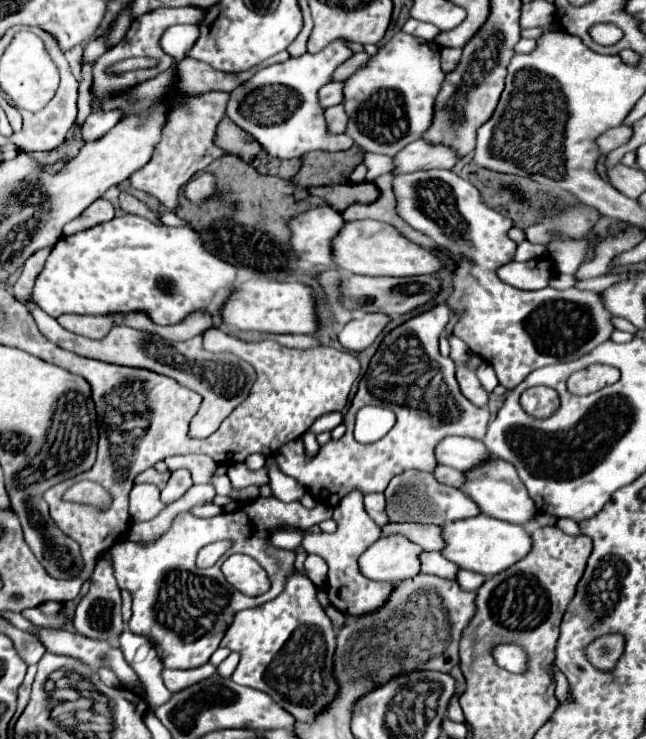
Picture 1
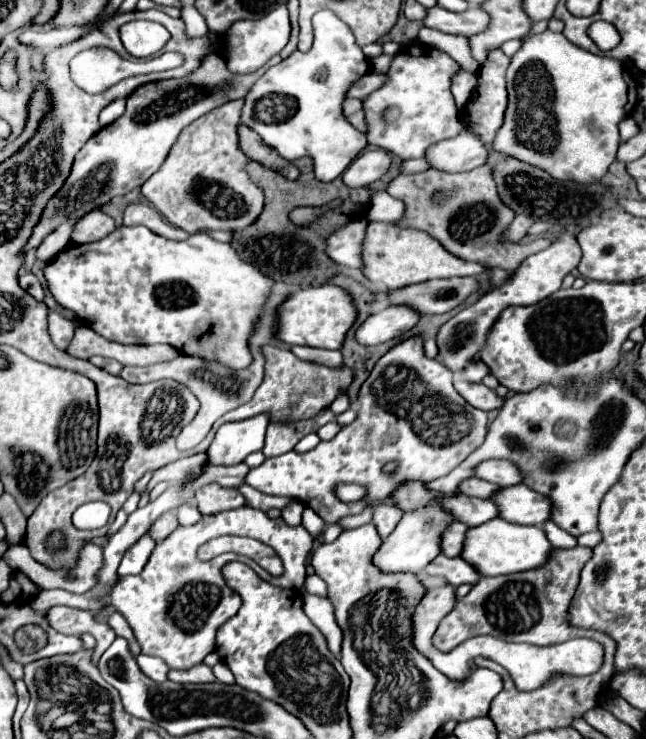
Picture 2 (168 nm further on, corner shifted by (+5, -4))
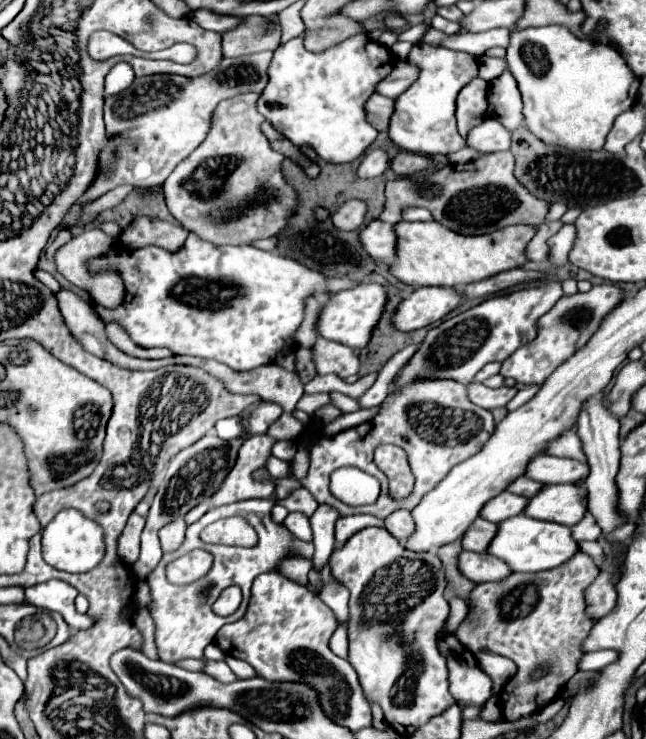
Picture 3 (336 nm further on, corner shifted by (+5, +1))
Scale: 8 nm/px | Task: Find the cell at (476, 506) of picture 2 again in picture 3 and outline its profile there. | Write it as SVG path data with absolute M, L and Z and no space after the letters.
M501 492L497 494L495 498L491 498L479 512L481 518L489 520L489 522L501 522L505 518L511 518L511 516L517 516L523 512L527 504L527 498L523 496L515 496L511 492Z

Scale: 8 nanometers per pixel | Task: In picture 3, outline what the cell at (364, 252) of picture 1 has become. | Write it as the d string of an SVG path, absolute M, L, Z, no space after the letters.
M397 222L393 226L397 236L395 246L395 260L387 266L389 272L409 286L449 286L449 288L463 288L471 282L495 276L503 270L517 268L519 264L527 262L523 258L525 244L533 238L533 226L509 226L497 230L495 234L487 236L461 236L439 222Z

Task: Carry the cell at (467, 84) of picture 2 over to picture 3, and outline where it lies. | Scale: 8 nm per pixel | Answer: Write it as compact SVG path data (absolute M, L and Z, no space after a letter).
M475 76L467 86L461 88L457 96L457 126L463 138L473 126L485 120L487 88L489 84L483 82L479 76Z

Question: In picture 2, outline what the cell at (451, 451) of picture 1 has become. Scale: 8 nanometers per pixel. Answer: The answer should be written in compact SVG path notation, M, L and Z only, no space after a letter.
M503 459L483 461L475 469L475 477L485 479L485 481L491 481L491 483L497 483L501 487L519 485L525 479L525 475L521 473L521 469L517 465L513 465L511 461L503 461Z

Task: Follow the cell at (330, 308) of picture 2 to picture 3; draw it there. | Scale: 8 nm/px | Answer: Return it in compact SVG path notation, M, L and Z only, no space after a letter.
M359 282L355 288L335 292L329 296L329 302L319 312L317 332L321 338L345 344L349 348L365 348L369 342L371 330L381 316L385 302L387 302L385 288L375 282Z

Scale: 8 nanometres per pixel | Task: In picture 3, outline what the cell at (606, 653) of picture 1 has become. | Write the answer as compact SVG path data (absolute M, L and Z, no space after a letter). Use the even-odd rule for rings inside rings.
M579 550L573 558L563 562L561 566L545 572L535 572L535 574L509 574L507 578L499 582L483 582L477 584L471 594L469 594L469 612L465 620L459 624L455 636L459 642L463 642L471 652L493 652L505 658L511 658L517 664L515 676L503 686L499 698L501 706L505 712L507 722L515 722L519 718L531 716L551 704L567 684L567 680L579 670L579 660L583 658L583 640L591 632L593 620L585 612L585 600L583 600L583 590L597 578L599 568L595 560ZM539 664L551 664L551 674L543 676L543 680L527 680L531 668Z

